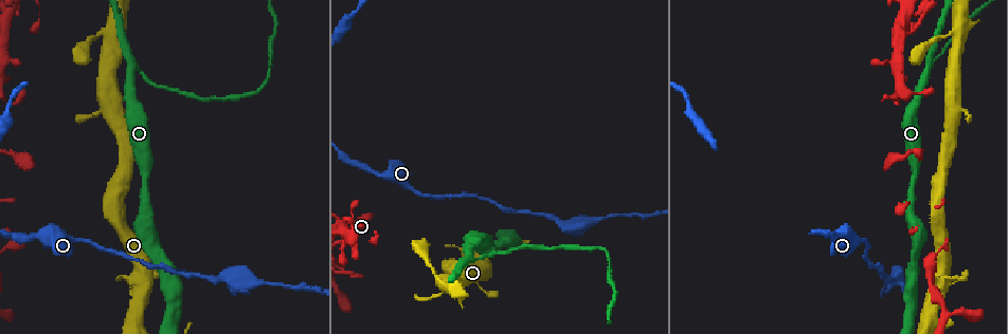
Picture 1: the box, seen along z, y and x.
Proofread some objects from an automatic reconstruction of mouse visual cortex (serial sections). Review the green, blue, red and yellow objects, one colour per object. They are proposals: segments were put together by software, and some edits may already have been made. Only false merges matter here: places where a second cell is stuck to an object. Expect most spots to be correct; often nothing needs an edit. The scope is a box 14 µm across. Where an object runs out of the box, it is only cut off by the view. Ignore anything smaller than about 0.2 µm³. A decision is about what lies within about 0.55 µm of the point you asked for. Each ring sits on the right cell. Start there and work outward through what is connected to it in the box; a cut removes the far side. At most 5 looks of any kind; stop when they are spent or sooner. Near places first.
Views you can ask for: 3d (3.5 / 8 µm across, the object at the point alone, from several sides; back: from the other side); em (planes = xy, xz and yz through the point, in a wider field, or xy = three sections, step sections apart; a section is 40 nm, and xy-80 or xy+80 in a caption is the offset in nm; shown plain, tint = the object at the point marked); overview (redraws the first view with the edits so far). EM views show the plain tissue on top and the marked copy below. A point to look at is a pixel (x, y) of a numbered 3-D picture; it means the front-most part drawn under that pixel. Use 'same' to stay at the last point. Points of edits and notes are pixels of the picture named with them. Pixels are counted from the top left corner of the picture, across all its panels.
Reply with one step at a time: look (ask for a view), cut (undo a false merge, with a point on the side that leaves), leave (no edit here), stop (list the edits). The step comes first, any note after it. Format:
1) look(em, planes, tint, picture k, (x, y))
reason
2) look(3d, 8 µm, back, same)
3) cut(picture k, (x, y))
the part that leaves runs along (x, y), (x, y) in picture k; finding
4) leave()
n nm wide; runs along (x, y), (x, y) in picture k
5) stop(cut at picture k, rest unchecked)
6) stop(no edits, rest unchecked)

look(3d, 8 µm, picture 1, (4, 35))

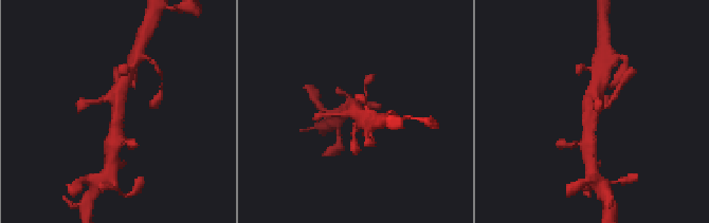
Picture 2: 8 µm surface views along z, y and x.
look(em, xy, step 5, tint, picture 2, (121, 110))
3 arms; arms of 200, 400, 450 nm; now the EM

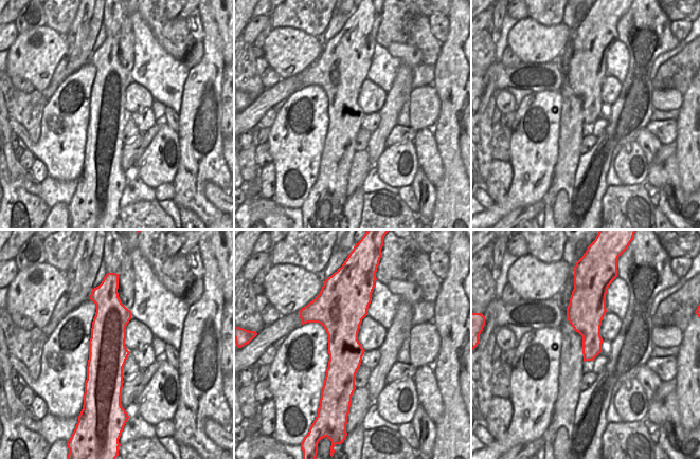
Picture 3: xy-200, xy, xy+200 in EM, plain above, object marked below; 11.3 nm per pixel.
leave()
runs along (588, 133), (591, 111), (617, 89) in picture 2; all the same cell

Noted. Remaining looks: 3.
look(3d, 3.5 µm, picture 1, (111, 37))

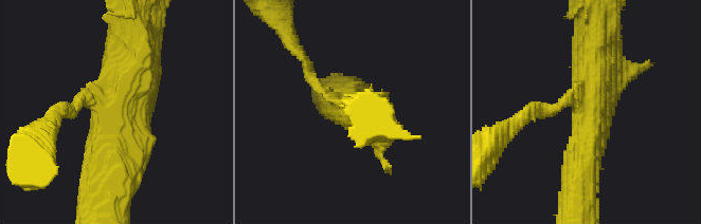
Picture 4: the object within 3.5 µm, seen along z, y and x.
look(em, xy, step 5, tint, picture 4, (587, 111))

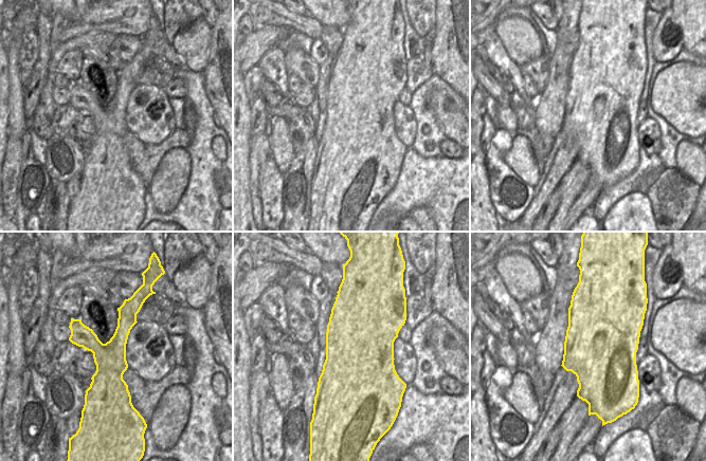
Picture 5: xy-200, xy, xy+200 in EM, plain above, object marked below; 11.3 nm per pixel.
leave()
runs along (112, 182), (109, 110), (135, 49) in picture 4; one cell here

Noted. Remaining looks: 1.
stop(no edits, rest unchecked)

